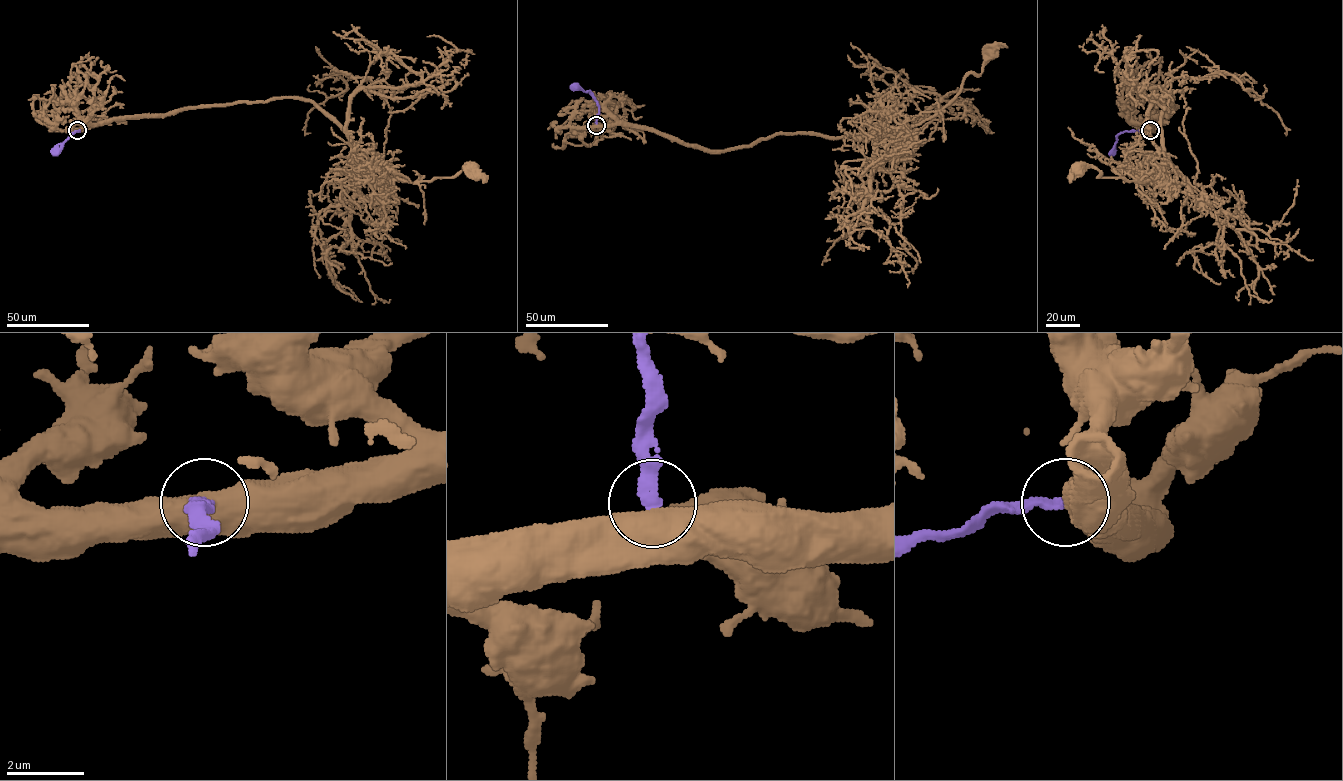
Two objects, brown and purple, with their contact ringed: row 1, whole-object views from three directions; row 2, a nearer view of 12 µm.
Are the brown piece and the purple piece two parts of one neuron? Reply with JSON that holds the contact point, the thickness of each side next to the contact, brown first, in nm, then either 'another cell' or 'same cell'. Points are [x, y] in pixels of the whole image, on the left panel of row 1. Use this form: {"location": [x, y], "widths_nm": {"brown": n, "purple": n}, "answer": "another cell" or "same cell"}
{"location": [77, 130], "widths_nm": {"brown": 700, "purple": 280}, "answer": "another cell"}

